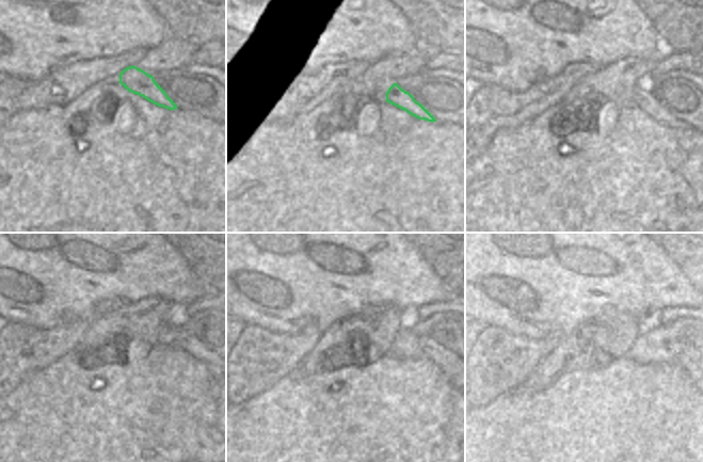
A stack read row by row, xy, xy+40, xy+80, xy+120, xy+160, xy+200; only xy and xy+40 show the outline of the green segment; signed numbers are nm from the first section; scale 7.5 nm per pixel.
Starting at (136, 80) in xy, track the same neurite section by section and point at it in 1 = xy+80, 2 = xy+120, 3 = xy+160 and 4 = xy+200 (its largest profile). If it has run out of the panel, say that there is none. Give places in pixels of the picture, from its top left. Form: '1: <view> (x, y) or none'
1: xy+80 (644, 100)
2: xy+120 (191, 346)
3: xy+160 (431, 349)
4: xy+200 (682, 353)

